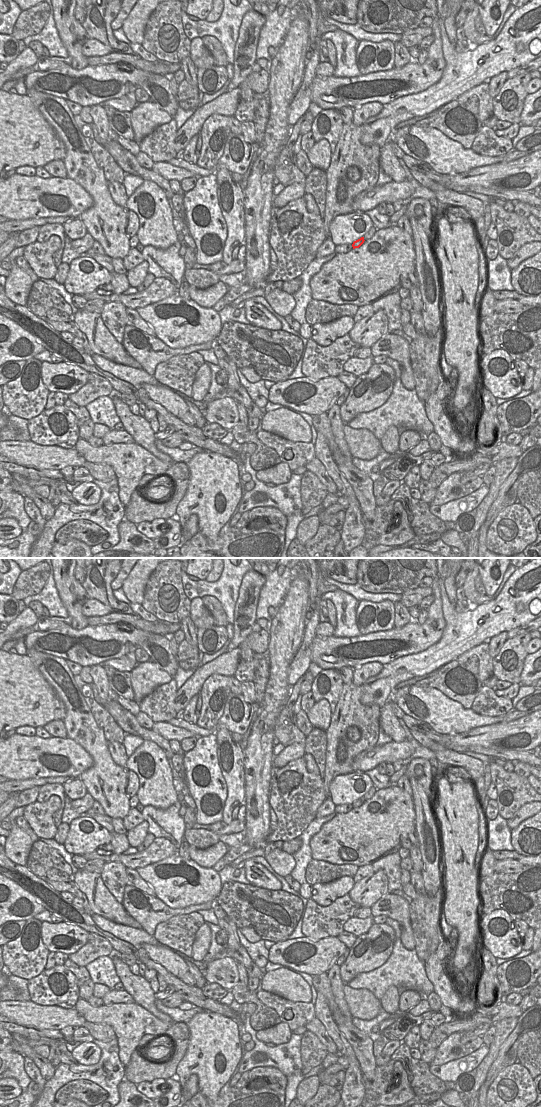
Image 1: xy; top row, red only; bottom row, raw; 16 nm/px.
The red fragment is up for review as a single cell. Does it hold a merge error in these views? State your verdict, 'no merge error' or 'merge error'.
no merge error

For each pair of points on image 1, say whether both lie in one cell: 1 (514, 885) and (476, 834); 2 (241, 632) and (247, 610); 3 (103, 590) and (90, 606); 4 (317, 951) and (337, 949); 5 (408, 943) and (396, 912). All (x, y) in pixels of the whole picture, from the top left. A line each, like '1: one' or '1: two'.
1: two
2: one
3: two
4: one
5: one

